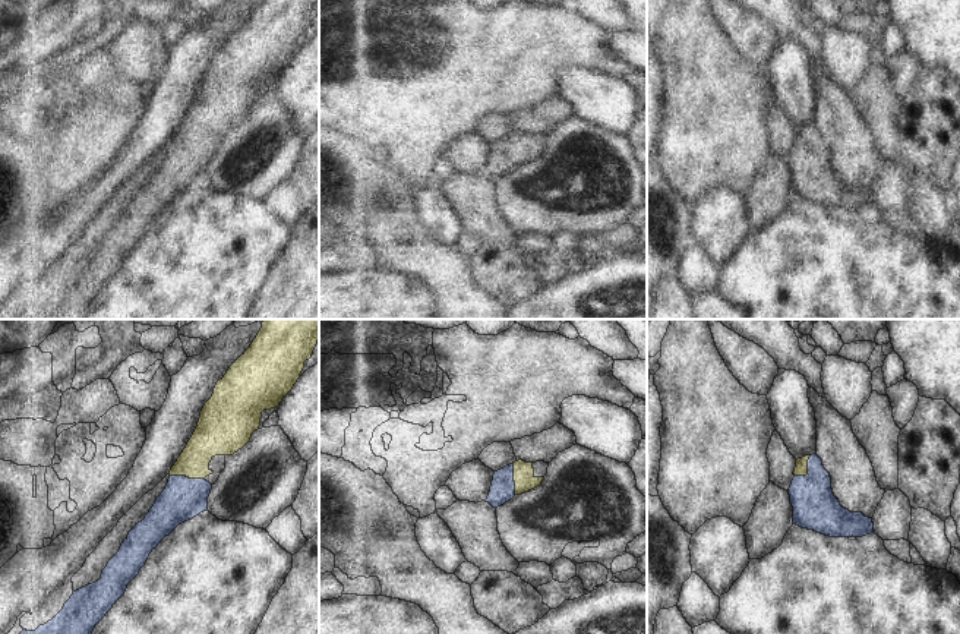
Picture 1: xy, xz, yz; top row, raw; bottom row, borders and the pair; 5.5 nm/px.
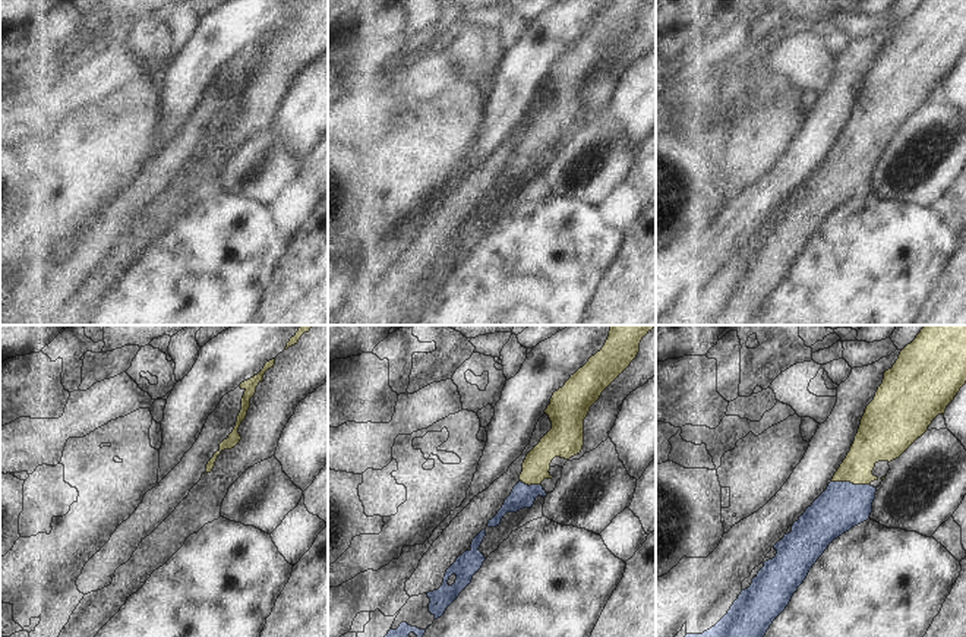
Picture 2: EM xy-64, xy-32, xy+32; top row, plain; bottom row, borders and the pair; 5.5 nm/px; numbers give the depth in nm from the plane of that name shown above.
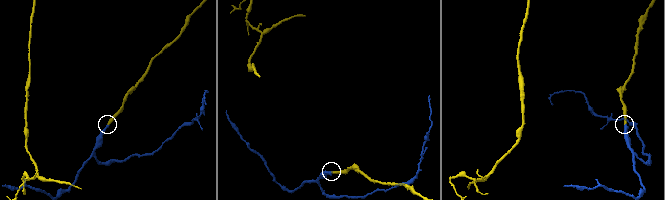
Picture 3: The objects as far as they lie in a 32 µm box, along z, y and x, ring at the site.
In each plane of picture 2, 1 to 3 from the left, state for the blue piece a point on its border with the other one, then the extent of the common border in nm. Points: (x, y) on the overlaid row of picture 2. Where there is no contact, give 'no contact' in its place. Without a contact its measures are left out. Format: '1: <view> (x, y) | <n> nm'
1: no contact
2: xy-32 (532, 483) | 110 nm
3: xy+32 (851, 482) | 220 nm

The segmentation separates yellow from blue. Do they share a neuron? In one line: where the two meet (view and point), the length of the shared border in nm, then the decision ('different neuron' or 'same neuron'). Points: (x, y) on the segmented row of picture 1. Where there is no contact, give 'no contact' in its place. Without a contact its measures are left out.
xy (188, 476) | 190 nm | same neuron

